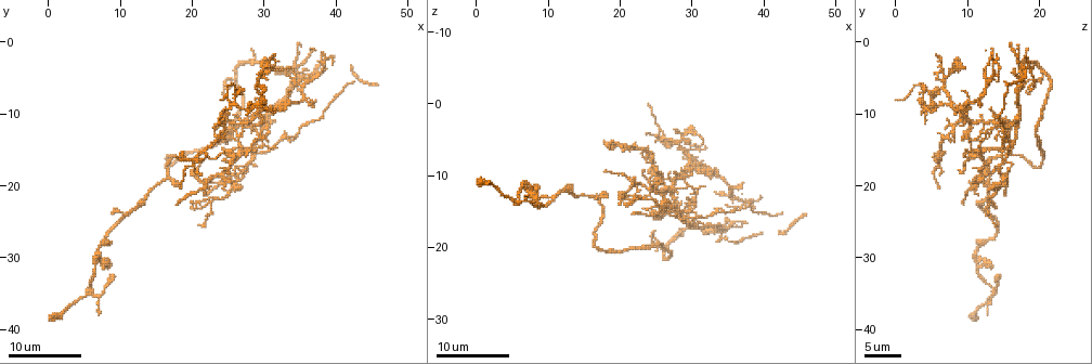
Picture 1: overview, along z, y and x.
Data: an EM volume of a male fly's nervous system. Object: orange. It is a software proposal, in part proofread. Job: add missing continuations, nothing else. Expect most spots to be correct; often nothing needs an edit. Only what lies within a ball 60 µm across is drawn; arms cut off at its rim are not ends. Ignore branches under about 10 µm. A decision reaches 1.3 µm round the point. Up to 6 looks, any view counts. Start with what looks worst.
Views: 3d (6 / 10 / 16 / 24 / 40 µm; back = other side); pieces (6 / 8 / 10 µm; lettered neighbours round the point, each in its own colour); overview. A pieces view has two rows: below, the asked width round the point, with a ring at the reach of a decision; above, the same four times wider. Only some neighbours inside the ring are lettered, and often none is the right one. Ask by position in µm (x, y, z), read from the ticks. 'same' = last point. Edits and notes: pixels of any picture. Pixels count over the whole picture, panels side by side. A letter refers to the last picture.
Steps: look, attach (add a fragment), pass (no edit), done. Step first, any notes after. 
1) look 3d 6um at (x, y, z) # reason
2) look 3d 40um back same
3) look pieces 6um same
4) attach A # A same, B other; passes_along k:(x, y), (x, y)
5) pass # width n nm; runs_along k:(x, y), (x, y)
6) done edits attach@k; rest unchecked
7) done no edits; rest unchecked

look 3d 24um at (9.0, 24.0, 13.0) # free end

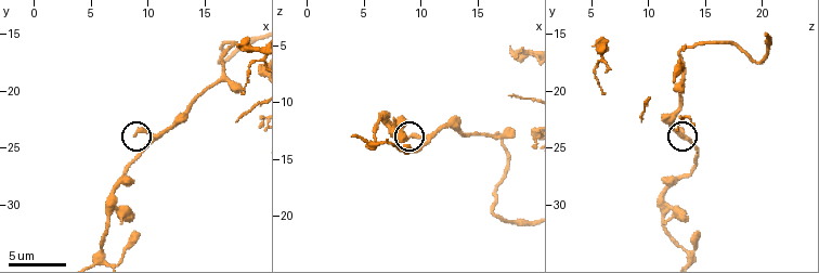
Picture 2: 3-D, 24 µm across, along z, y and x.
look pieces 10um at (9.0, 23.6, 13.0)

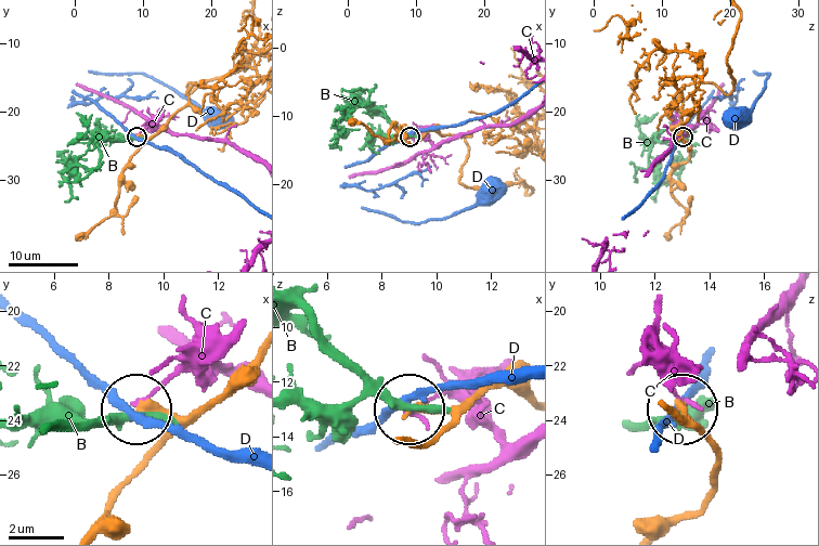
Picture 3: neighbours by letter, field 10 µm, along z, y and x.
pass # B other, C other, D other; none of them fits

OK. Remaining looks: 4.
look 3d 24um at (37.0, 8.0, 11.5) # free end

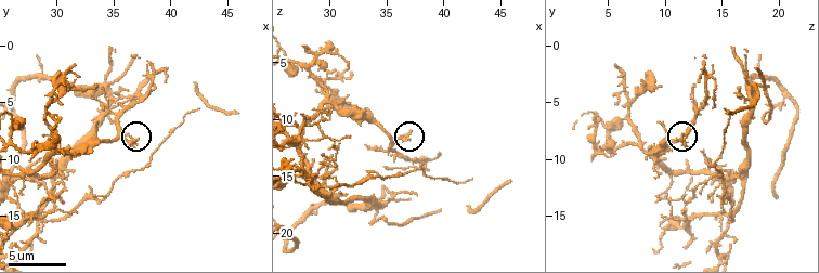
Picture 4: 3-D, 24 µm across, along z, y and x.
look pieces 10um at (37.0, 8.4, 11.2)

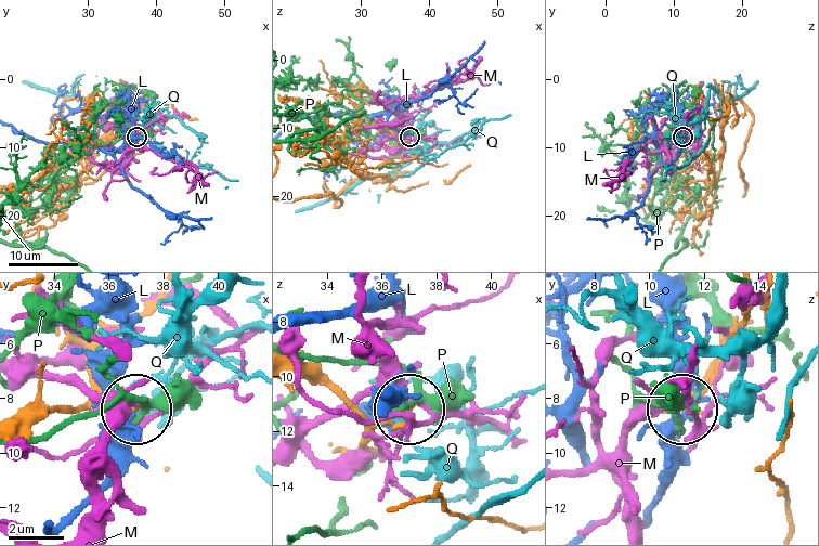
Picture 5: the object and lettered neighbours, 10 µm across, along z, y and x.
pass # L other, M other, P other, Q other; no lettered fragment goes on from it

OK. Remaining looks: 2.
look pieces 6um at (18.0, 19.8, 12.8)

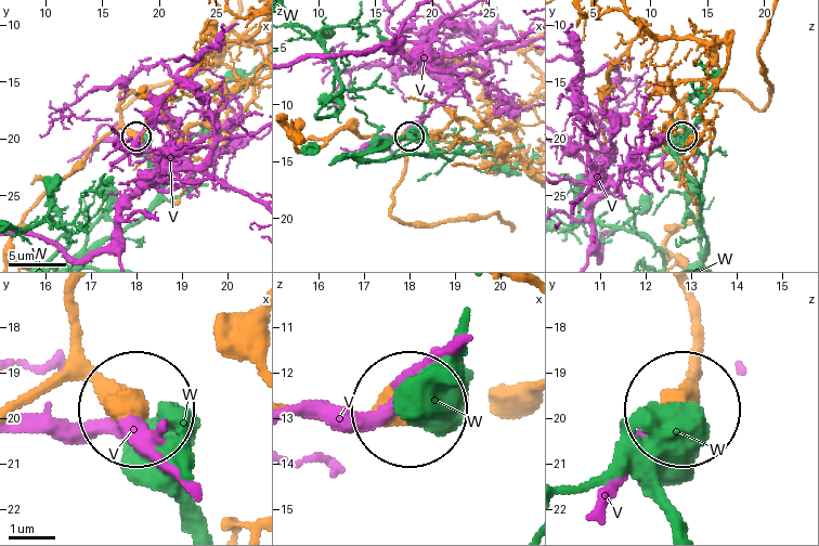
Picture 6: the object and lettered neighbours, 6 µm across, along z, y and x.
pass # width 570 nm; V other, W other; none of them fits

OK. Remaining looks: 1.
done no edits; rest unchecked

